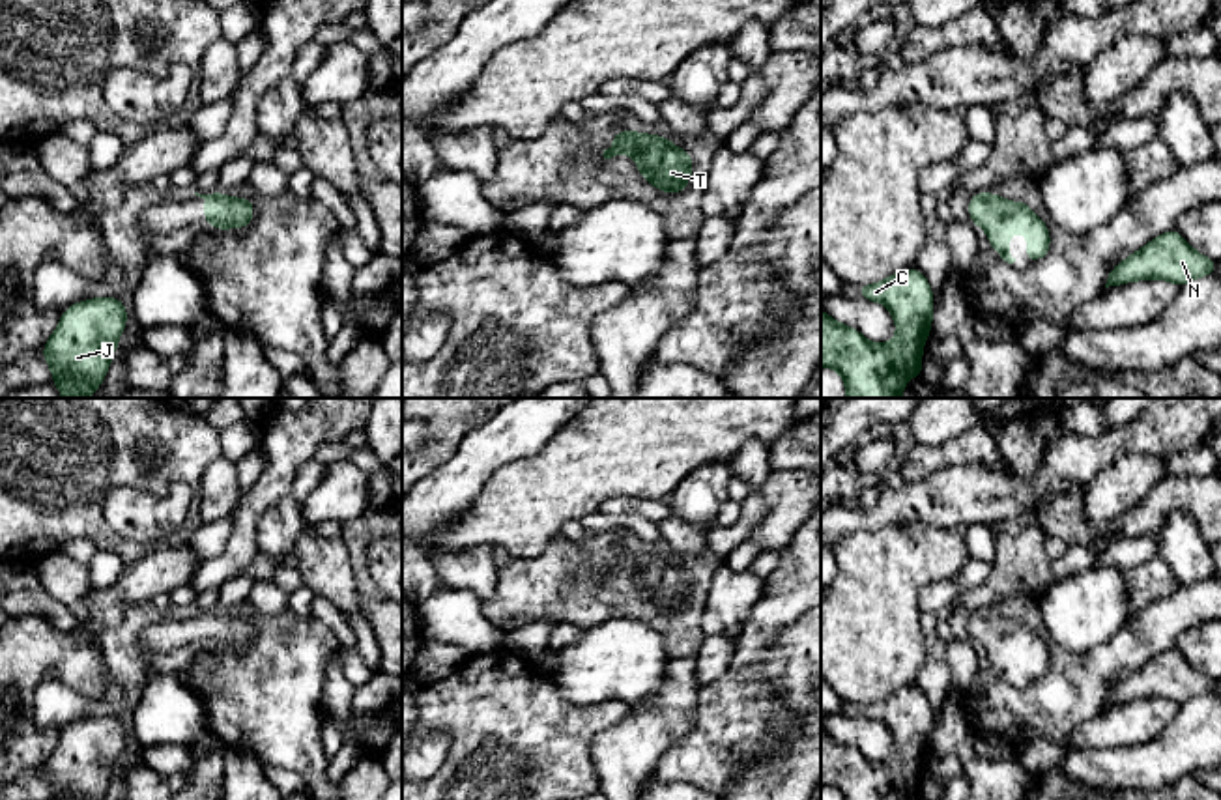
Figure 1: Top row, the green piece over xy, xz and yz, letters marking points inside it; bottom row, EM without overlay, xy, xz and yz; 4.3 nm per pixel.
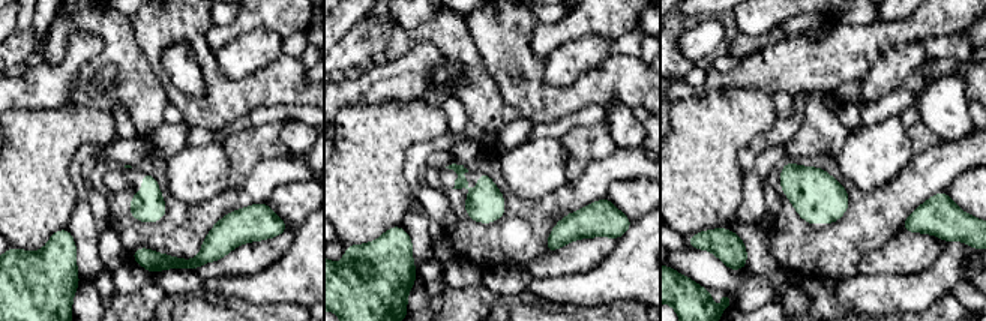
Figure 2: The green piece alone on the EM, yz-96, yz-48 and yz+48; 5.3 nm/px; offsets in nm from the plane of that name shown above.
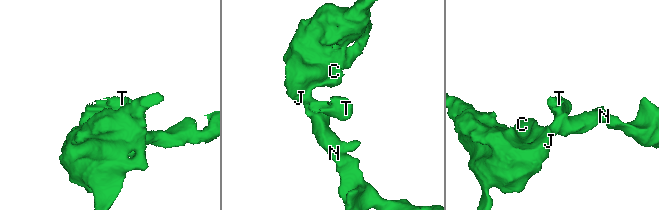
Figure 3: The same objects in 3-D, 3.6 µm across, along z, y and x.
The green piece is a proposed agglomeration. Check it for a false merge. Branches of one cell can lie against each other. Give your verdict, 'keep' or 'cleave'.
keep

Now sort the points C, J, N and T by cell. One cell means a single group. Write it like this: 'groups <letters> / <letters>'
groups C J N T

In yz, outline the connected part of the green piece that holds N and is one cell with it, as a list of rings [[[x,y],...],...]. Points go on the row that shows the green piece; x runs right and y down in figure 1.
[[[1174,228],[1157,236],[1129,258],[1114,265],[1105,288],[1156,279],[1169,280],[1182,288],[1189,280],[1214,273],[1217,273],[1217,262],[1191,249]]]

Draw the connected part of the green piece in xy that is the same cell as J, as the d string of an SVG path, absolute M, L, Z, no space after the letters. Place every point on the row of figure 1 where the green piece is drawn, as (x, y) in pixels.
M93 297L62 310L43 359L64 398L88 398L99 391L125 323L120 297Z

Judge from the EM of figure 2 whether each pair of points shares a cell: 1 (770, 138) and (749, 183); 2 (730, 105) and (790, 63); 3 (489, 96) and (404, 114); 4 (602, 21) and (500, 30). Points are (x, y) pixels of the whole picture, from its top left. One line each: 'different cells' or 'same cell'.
1: same cell
2: different cells
3: different cells
4: different cells

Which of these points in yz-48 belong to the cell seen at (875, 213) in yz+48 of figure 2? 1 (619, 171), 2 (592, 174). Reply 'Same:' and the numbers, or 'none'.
Same: 1, 2

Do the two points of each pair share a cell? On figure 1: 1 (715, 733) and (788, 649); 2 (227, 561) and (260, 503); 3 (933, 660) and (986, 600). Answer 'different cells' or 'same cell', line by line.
1: different cells
2: same cell
3: different cells

